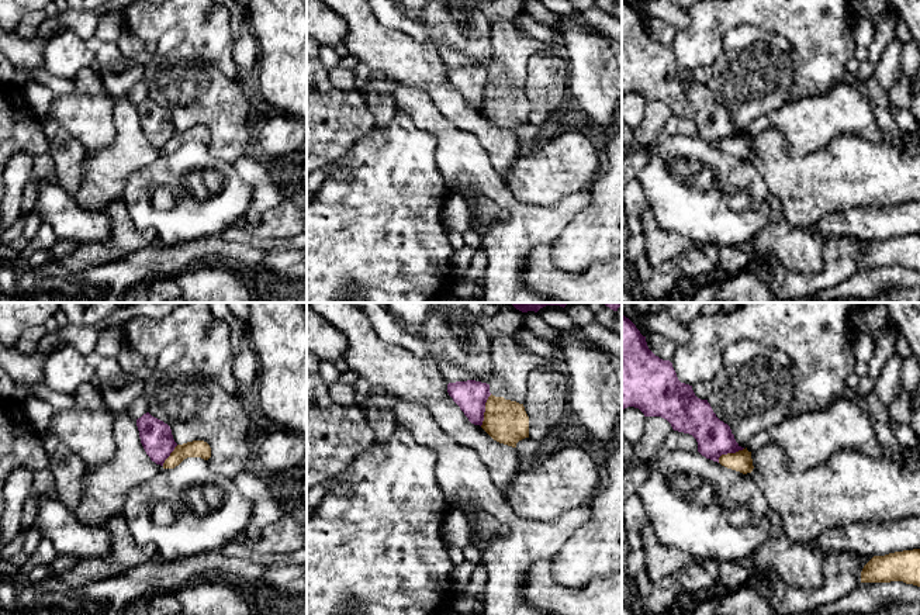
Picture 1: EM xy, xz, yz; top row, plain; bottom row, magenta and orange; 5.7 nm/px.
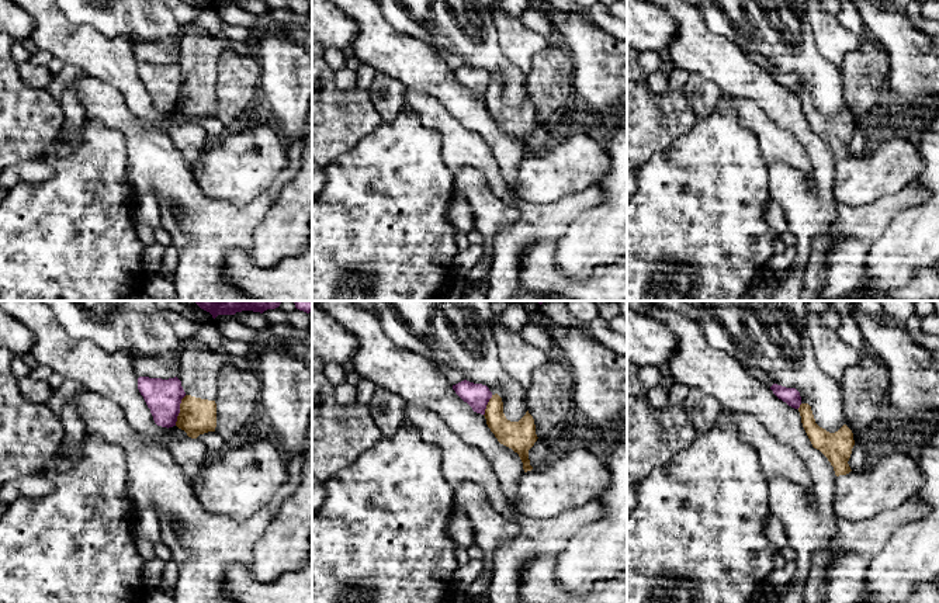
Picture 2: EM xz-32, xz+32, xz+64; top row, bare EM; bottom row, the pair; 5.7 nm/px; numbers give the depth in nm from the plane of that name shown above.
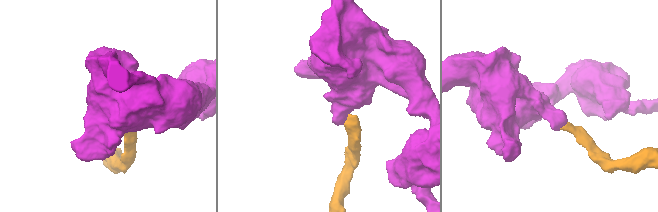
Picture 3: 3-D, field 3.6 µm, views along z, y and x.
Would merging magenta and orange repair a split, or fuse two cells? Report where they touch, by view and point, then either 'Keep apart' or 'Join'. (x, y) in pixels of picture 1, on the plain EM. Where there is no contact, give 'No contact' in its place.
Touches magenta at xz (484, 94). Keep apart

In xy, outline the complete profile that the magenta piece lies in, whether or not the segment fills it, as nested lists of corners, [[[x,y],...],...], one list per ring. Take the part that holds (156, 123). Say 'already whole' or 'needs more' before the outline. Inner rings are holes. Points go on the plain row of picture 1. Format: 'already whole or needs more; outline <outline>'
already whole; outline [[[149,97],[136,104],[136,111],[146,139],[152,146],[163,151],[165,145],[177,131],[170,111]]]

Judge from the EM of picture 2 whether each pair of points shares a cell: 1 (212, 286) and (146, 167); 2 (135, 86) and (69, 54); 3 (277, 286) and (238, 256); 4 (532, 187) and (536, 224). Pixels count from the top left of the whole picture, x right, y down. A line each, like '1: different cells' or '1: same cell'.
1: same cell
2: same cell
3: same cell
4: different cells

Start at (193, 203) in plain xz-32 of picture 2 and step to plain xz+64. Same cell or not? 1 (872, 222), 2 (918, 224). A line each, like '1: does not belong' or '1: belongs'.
1: belongs
2: does not belong

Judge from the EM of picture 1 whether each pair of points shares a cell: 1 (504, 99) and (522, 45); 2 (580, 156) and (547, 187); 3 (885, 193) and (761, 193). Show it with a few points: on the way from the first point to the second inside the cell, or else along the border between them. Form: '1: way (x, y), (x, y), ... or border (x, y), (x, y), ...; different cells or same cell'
1: way (505, 86), (509, 58); same cell
2: way (571, 161), (553, 179); same cell
3: border (753, 163), (770, 193); different cells

